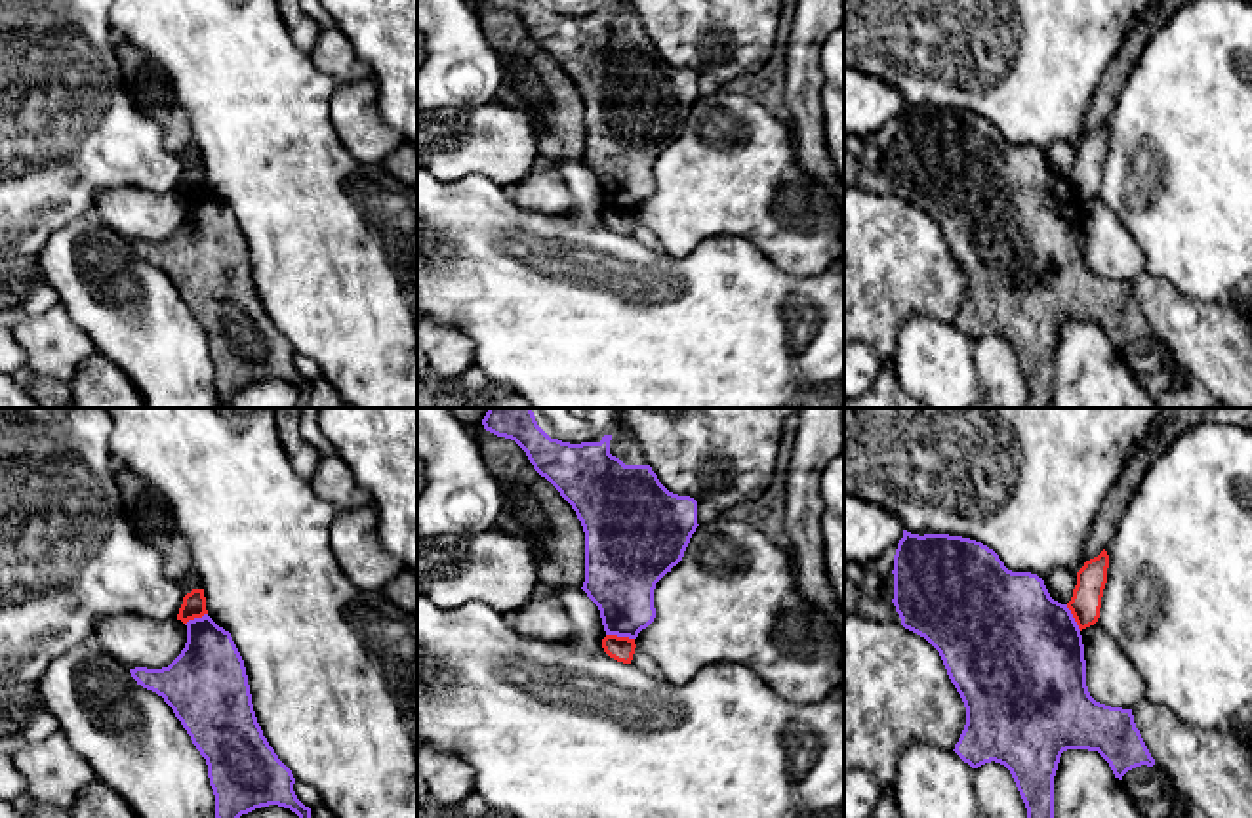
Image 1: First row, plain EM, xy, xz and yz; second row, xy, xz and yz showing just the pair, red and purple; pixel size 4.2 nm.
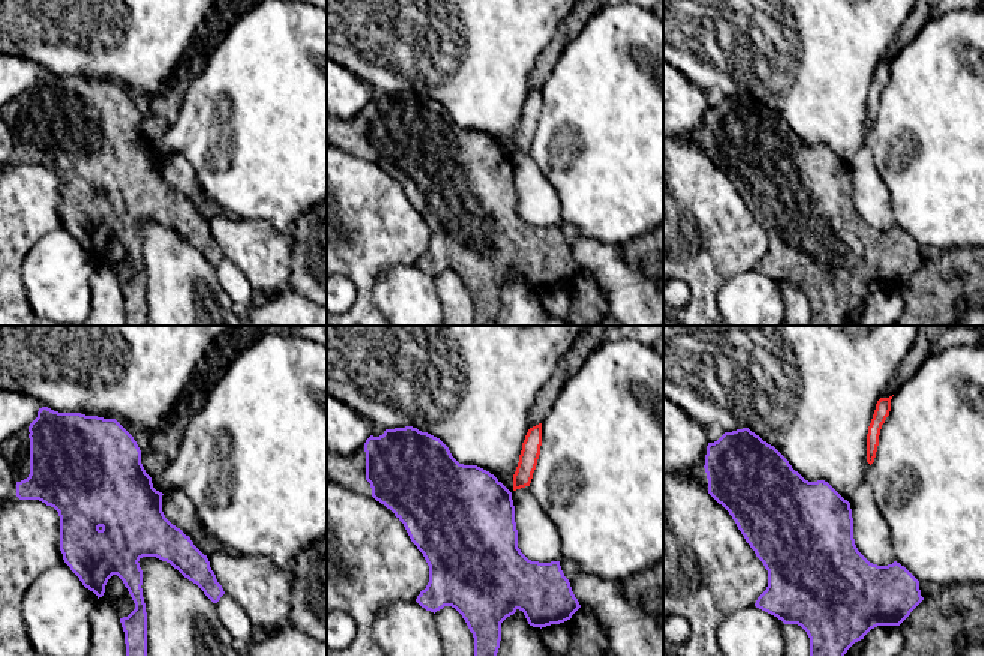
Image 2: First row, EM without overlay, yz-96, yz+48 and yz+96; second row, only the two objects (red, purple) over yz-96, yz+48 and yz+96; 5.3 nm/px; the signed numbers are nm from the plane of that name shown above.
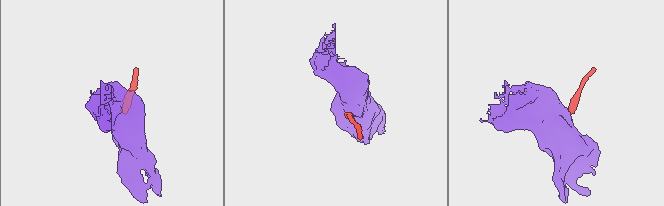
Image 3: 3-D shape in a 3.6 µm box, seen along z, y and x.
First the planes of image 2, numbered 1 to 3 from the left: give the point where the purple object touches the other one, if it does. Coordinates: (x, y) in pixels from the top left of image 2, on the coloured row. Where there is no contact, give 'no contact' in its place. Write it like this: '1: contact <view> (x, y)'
1: no contact
2: no contact
3: no contact

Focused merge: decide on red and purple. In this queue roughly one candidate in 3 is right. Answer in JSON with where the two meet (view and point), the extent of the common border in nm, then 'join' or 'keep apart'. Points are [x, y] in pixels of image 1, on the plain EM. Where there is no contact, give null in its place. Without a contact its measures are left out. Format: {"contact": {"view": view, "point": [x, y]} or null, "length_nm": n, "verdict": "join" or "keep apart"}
{"contact": {"view": "xz", "point": [620, 210]}, "length_nm": 120, "verdict": "keep apart"}

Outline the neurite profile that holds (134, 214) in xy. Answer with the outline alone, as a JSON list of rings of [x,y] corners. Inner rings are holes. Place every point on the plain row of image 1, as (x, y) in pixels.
[[[139,187],[105,189],[93,206],[93,219],[111,227],[122,240],[162,242],[185,221],[187,198],[177,193],[149,193]]]

